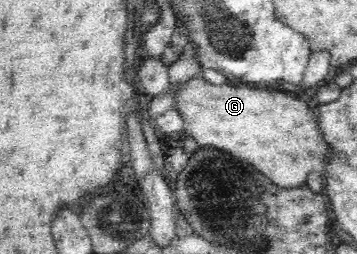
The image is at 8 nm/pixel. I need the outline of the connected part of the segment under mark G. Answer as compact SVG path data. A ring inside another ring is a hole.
M192 76L184 83L178 83L172 89L173 108L182 116L179 132L182 138L190 137L202 148L219 149L253 165L260 173L283 188L298 186L307 181L312 171L322 173L323 165L331 156L329 147L323 141L321 131L314 113L298 94L282 91L270 91L266 86L212 85L203 76Z

